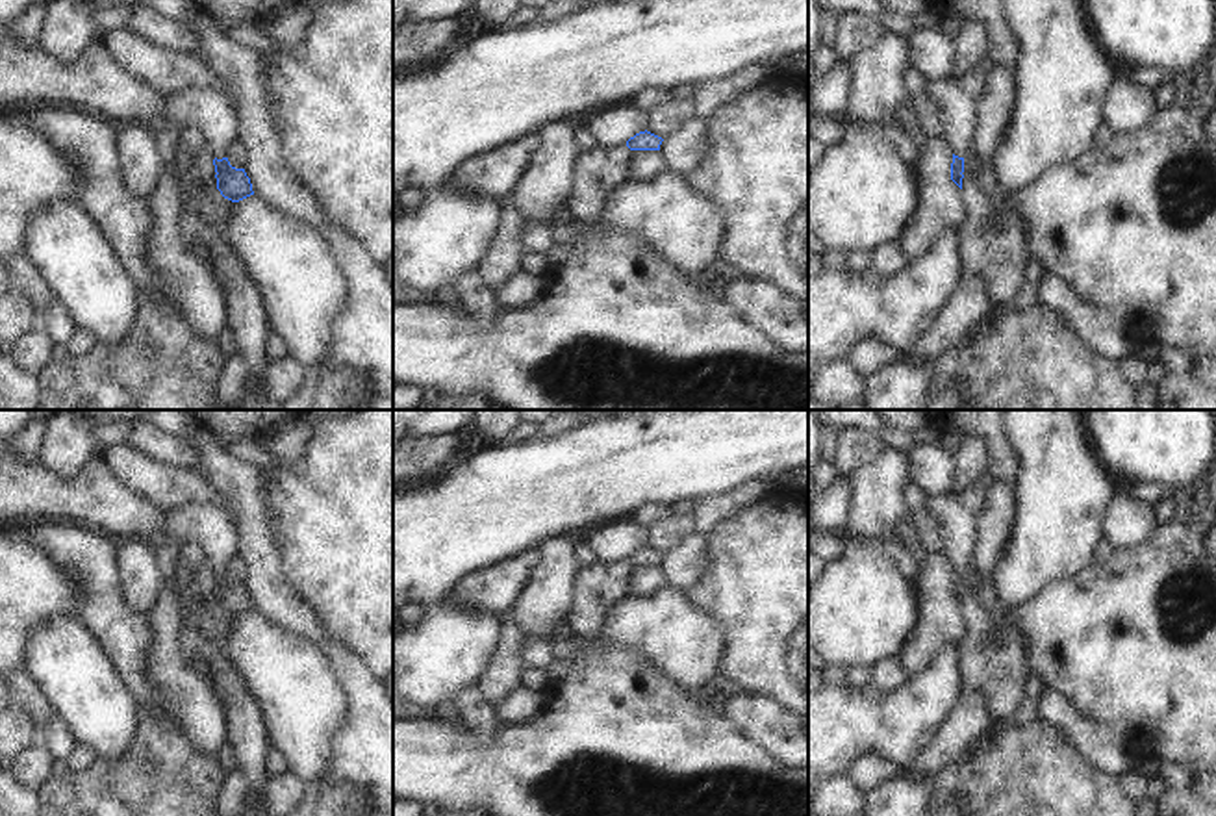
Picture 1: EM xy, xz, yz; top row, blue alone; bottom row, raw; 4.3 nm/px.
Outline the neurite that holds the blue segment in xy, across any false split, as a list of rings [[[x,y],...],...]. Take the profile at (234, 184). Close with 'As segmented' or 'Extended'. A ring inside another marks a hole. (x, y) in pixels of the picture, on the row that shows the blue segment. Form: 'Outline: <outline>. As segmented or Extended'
Outline: [[[185,89],[167,96],[165,121],[159,128],[176,124],[184,130],[198,130],[208,139],[215,156],[217,189],[224,198],[239,202],[254,195],[245,169],[232,167],[224,156],[226,148],[237,141],[241,130],[234,104],[224,91]]]. Extended

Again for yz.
Outline: [[[949,78],[929,82],[927,98],[942,119],[942,139],[951,147],[951,180],[962,189],[964,156],[979,122],[979,102]]]. Extended

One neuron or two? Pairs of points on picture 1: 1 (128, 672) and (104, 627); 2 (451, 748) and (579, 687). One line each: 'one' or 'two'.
1: one
2: one

